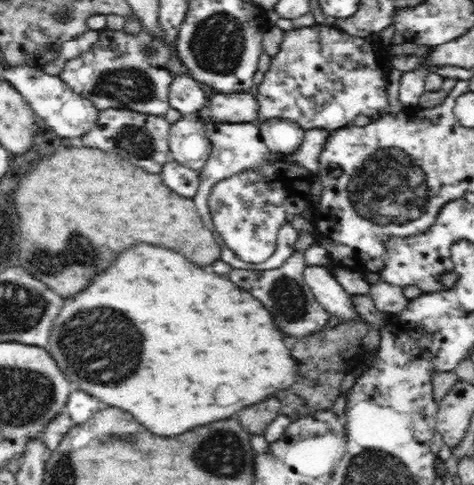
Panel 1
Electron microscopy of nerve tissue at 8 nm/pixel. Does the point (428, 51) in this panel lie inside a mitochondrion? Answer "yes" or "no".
no

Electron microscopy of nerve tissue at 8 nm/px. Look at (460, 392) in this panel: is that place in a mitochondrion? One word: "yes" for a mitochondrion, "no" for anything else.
no

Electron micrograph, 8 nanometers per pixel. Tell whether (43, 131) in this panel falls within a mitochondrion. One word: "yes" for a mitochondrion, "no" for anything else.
no

